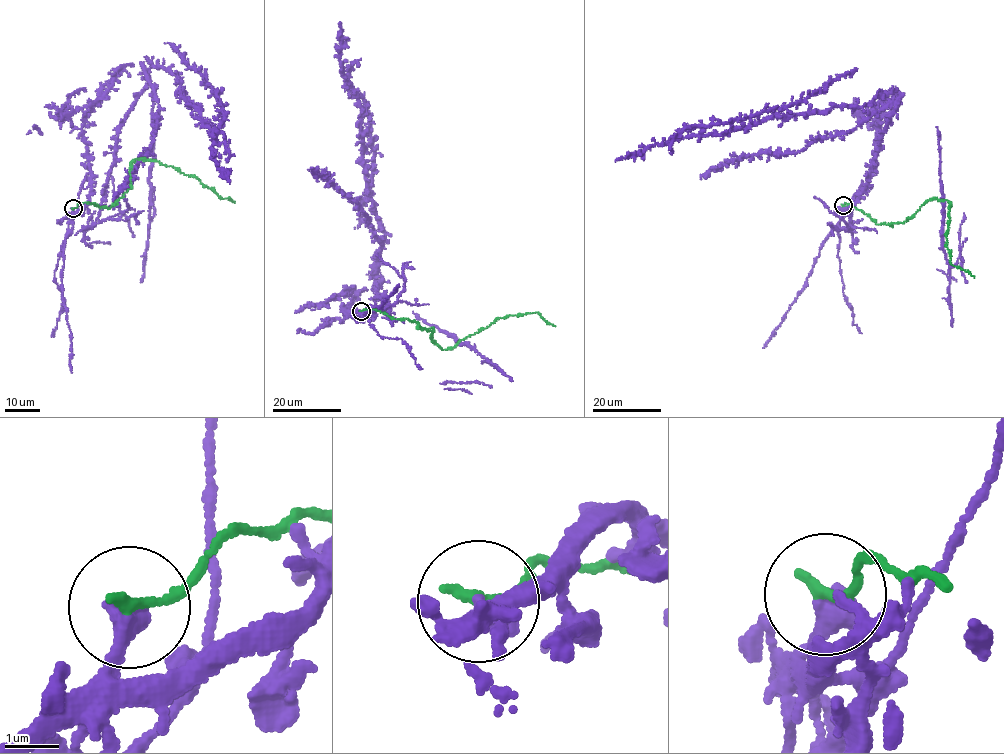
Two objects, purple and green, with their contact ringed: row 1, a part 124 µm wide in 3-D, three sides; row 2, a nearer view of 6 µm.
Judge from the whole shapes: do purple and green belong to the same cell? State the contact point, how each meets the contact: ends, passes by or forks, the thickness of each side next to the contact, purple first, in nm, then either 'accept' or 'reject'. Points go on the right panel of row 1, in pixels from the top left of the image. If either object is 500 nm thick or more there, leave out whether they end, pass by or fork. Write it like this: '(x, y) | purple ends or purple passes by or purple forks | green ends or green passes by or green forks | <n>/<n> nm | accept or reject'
(843, 205) | purple ends | green ends | 480/200 nm | reject

